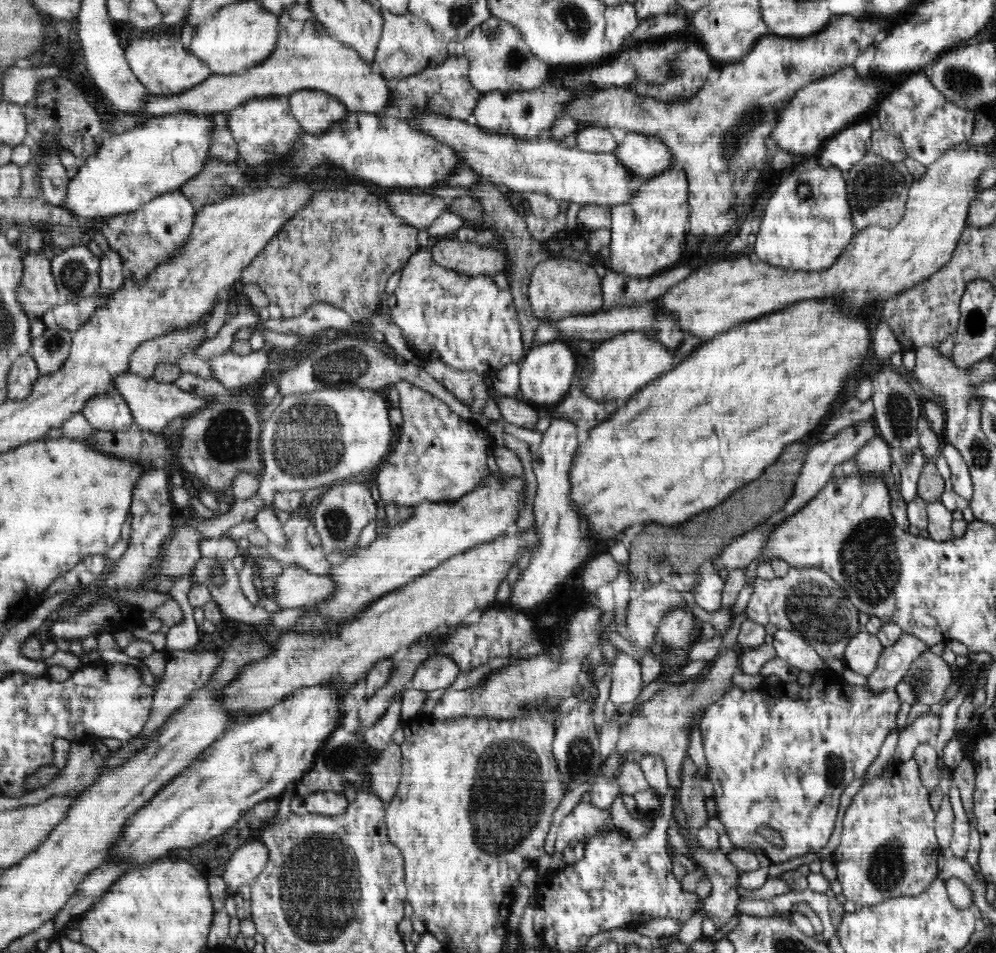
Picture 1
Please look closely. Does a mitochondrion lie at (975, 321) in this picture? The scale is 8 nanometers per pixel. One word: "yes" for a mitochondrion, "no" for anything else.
yes

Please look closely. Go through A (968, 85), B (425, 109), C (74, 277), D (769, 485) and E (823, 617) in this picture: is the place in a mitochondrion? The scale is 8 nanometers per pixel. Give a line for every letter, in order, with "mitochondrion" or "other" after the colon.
A: mitochondrion
B: other
C: mitochondrion
D: mitochondrion
E: mitochondrion

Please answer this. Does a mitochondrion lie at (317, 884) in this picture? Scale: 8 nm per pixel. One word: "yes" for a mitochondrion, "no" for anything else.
yes

